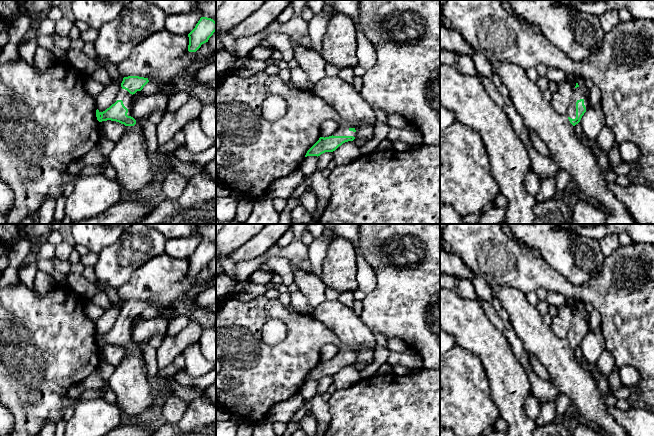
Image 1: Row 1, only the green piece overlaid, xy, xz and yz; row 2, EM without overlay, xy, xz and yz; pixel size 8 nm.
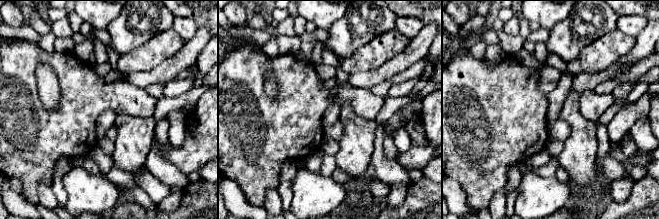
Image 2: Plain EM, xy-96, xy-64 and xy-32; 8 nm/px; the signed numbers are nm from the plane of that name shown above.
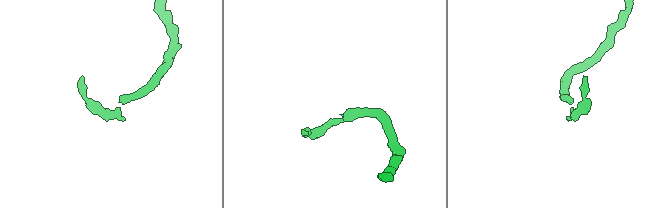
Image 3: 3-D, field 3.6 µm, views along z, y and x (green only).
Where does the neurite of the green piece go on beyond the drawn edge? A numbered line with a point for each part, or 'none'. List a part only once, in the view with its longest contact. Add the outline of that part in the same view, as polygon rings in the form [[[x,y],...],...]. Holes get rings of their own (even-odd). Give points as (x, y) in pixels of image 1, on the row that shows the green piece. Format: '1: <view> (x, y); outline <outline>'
1: yz (570, 154); outline [[[489,61],[489,63],[493,72],[501,77],[502,84],[508,88],[509,98],[517,112],[521,115],[525,127],[528,130],[533,130],[548,146],[555,163],[560,169],[567,171],[571,175],[572,181],[576,184],[578,190],[594,199],[606,209],[604,224],[636,224],[624,204],[608,189],[608,182],[604,177],[604,171],[598,167],[597,157],[575,135],[574,126],[568,119],[569,117],[572,119],[576,118],[576,102],[578,100],[584,100],[586,111],[590,107],[590,103],[584,95],[582,88],[573,88],[573,96],[568,111],[565,115],[560,115],[551,107],[549,102],[543,99],[542,91],[535,81],[528,78],[525,69],[506,62]]]

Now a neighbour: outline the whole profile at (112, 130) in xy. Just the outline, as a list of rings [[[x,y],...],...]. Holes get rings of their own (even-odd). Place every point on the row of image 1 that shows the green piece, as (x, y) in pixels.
[[[116,121],[100,122],[100,134],[102,138],[106,138],[115,144],[120,140],[126,130],[126,126]]]

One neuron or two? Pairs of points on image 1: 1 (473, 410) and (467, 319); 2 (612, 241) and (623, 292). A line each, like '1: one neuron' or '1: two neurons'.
1: two neurons
2: two neurons

